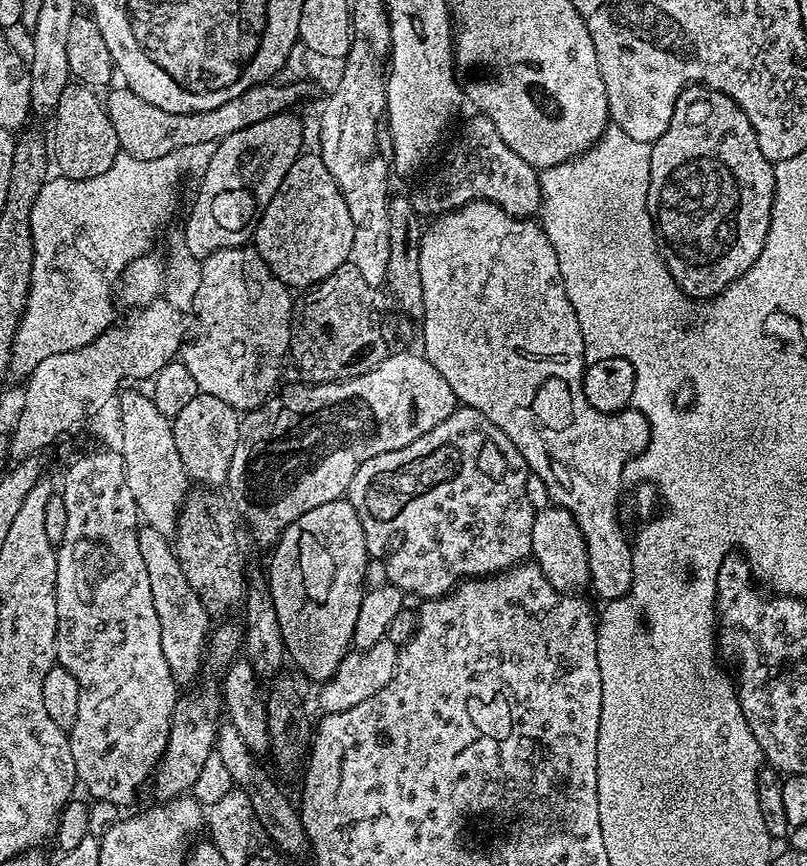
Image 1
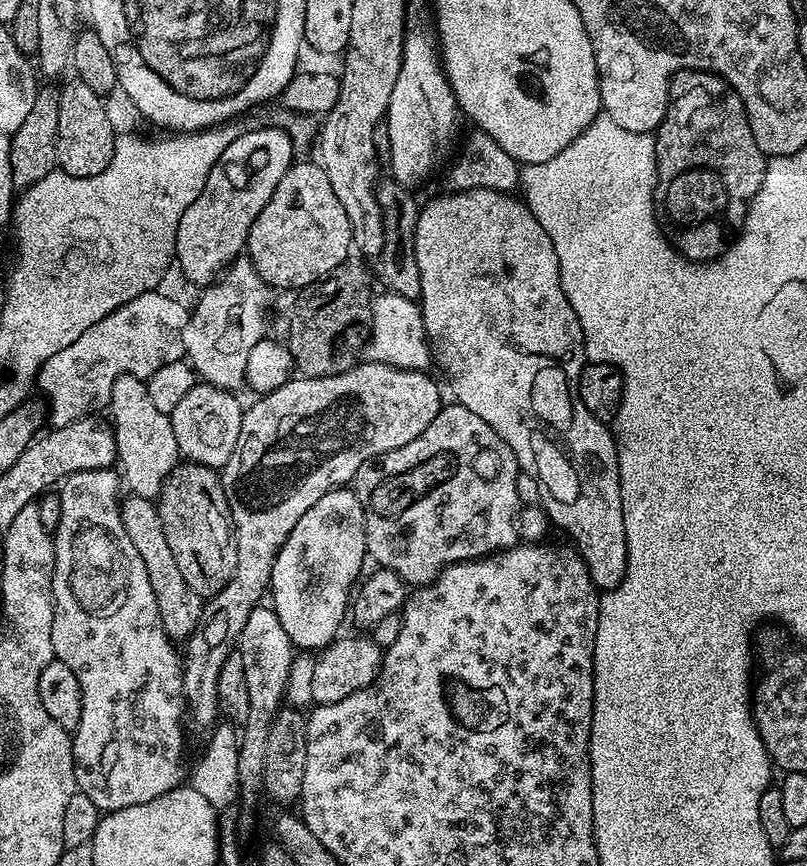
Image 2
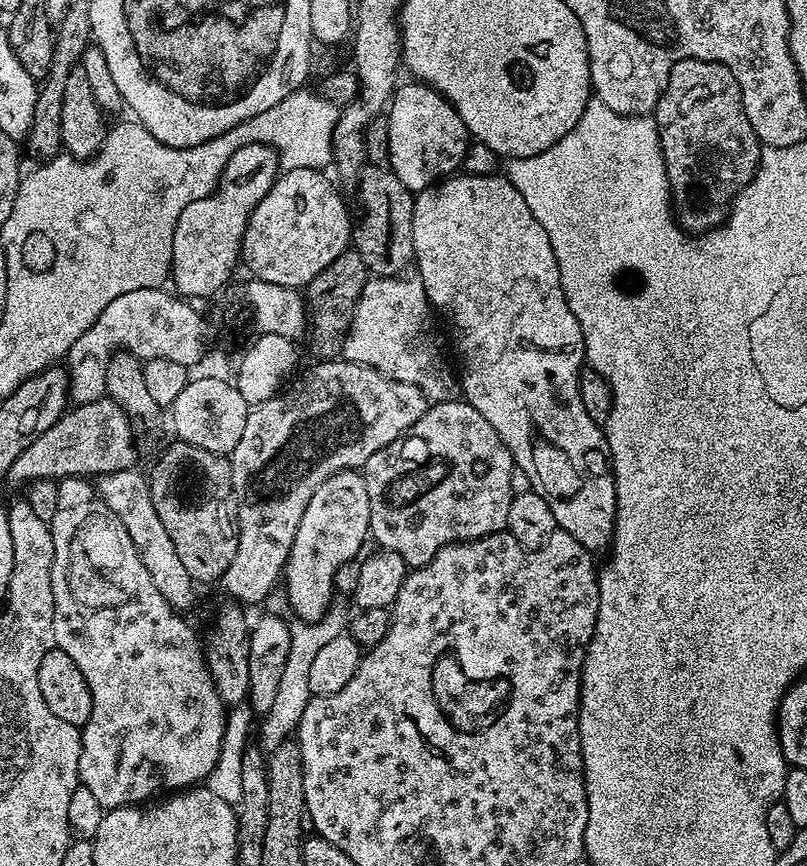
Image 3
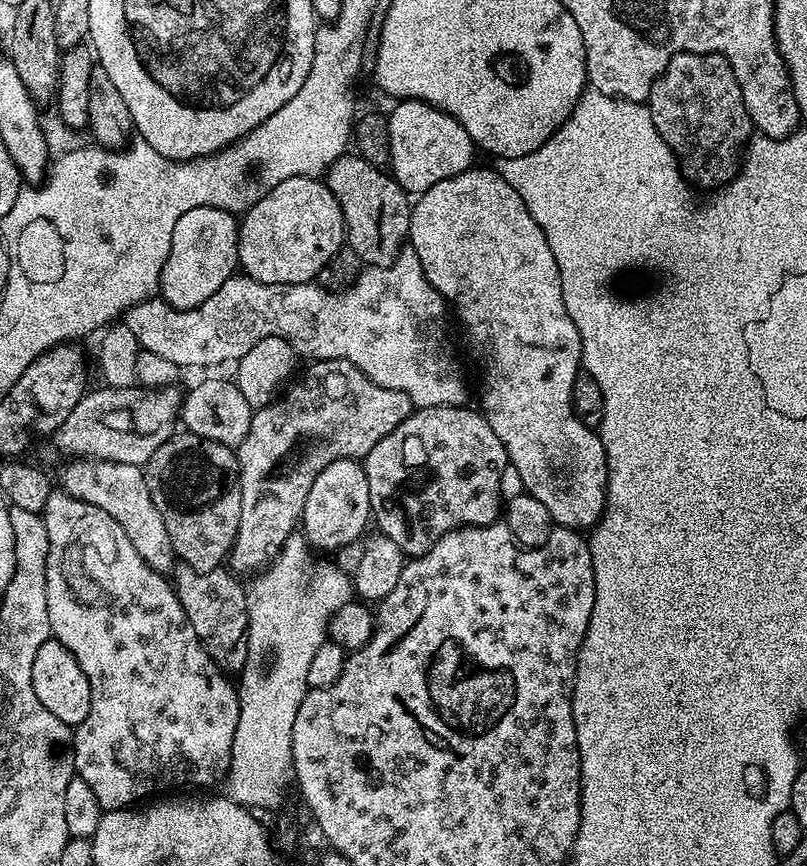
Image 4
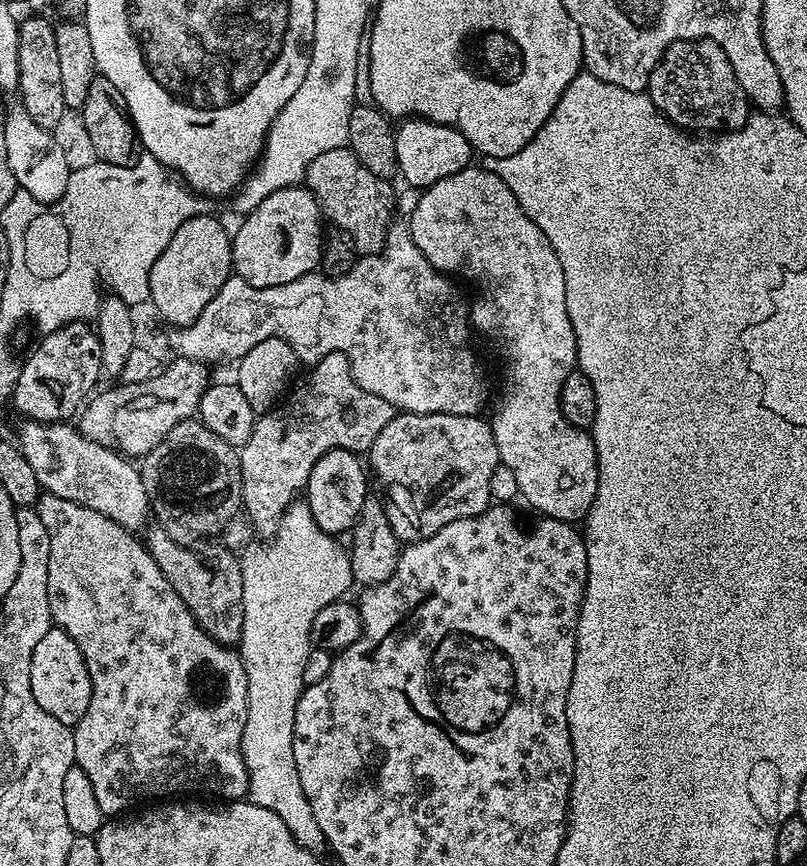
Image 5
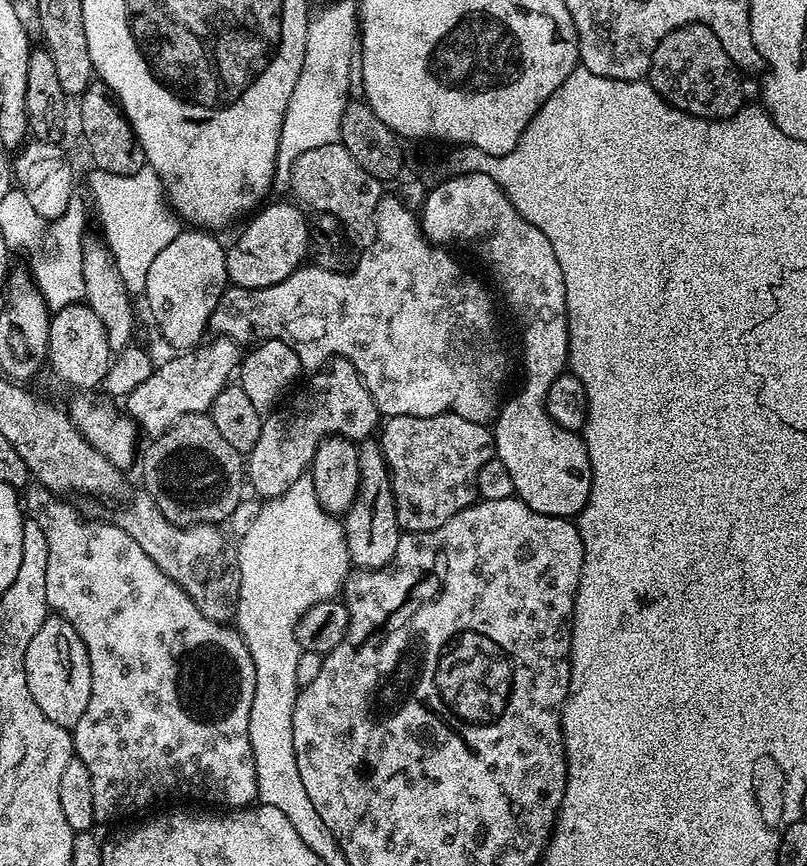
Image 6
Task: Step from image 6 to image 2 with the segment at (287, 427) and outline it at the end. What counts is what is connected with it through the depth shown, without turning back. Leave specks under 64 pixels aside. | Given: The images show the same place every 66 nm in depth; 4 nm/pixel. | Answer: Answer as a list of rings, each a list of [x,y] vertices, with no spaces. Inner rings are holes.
[[[360,362],[357,363],[355,368],[346,370],[342,374],[334,374],[333,376],[301,375],[299,378],[287,380],[285,384],[278,386],[278,390],[263,393],[259,398],[256,398],[256,401],[252,405],[247,405],[244,408],[242,430],[238,434],[238,446],[234,446],[234,454],[230,454],[230,462],[225,464],[222,469],[226,498],[232,511],[232,523],[234,525],[236,549],[238,550],[238,566],[234,566],[232,580],[226,582],[226,586],[222,586],[222,590],[218,590],[218,594],[207,597],[198,626],[188,636],[186,641],[188,656],[186,652],[182,663],[184,665],[186,720],[191,727],[193,724],[196,728],[209,727],[208,729],[211,729],[217,723],[216,716],[218,717],[218,713],[220,712],[220,703],[218,702],[218,674],[222,672],[222,665],[226,662],[226,658],[230,658],[230,654],[237,651],[242,628],[246,625],[246,620],[250,616],[250,612],[260,606],[265,599],[272,582],[272,571],[274,570],[274,562],[278,558],[278,550],[282,550],[286,538],[290,538],[290,530],[294,530],[294,526],[298,526],[298,518],[302,518],[302,514],[306,514],[306,510],[310,510],[310,506],[314,506],[314,502],[318,502],[318,498],[322,498],[326,493],[332,491],[333,488],[342,488],[351,485],[355,481],[358,470],[367,460],[373,460],[376,456],[386,454],[390,450],[398,450],[402,446],[406,446],[406,442],[414,442],[414,438],[418,438],[418,434],[422,434],[422,430],[426,430],[426,426],[430,426],[430,422],[434,422],[434,418],[439,414],[442,407],[442,399],[440,400],[439,386],[427,376],[428,374],[424,370],[409,370],[407,368],[395,368],[389,364]]]

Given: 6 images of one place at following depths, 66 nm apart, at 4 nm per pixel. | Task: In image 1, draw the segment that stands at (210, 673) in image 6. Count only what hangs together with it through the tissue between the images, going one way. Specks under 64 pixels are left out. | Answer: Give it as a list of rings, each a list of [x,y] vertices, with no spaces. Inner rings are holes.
[[[119,451],[88,452],[85,456],[78,457],[64,476],[62,495],[66,502],[66,526],[56,548],[56,662],[59,667],[70,670],[74,678],[78,678],[78,719],[68,732],[70,754],[74,754],[77,781],[94,799],[101,800],[104,804],[128,804],[139,794],[140,787],[147,780],[149,783],[153,779],[160,766],[160,759],[164,757],[170,738],[170,722],[178,699],[178,685],[170,674],[170,666],[166,666],[166,654],[162,654],[162,630],[158,630],[158,614],[154,610],[154,598],[150,598],[150,578],[146,574],[146,562],[142,562],[142,550],[138,550],[136,503],[134,494],[130,494],[130,486],[126,483],[126,466]]]

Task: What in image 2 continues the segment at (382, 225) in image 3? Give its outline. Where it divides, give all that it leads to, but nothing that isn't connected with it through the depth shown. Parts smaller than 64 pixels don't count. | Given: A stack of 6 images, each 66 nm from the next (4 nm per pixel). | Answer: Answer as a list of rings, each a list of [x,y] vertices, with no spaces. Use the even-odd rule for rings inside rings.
[[[385,179],[376,190],[378,206],[382,210],[384,219],[384,245],[380,255],[375,257],[374,272],[384,283],[383,287],[390,292],[397,292],[406,298],[416,300],[420,295],[420,275],[418,274],[418,258],[414,250],[414,238],[416,237],[416,213],[418,203],[411,196],[405,185],[396,183],[395,180]]]

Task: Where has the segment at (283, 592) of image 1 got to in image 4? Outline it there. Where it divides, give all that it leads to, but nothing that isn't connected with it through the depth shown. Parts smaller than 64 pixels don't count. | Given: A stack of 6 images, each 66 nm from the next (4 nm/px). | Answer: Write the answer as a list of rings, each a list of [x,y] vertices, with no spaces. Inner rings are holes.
[[[335,460],[314,478],[314,486],[310,486],[310,494],[306,494],[302,532],[313,549],[325,548],[332,552],[356,539],[359,541],[365,535],[364,527],[370,524],[371,515],[370,482],[366,482],[363,463],[360,460]]]

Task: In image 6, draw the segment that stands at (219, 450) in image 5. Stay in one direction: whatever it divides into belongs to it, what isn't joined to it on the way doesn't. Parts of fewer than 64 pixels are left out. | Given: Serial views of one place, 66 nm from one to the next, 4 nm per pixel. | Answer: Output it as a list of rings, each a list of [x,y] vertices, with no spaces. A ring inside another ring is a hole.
[[[195,412],[186,414],[175,420],[161,436],[151,441],[148,449],[143,449],[138,460],[138,469],[144,475],[143,491],[174,522],[174,526],[189,528],[195,524],[223,525],[223,520],[228,520],[236,512],[240,504],[240,495],[246,492],[246,460],[241,452],[234,450],[226,438],[222,438],[218,426],[214,426],[211,415],[208,412]]]

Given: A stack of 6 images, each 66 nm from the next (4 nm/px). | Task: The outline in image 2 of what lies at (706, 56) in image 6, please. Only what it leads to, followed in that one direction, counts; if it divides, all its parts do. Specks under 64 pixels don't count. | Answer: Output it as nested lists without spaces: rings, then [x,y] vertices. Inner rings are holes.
[[[686,68],[672,78],[668,109],[654,135],[654,204],[667,225],[666,235],[687,260],[714,260],[744,227],[748,203],[758,194],[768,165],[750,130],[742,98],[715,72]]]

